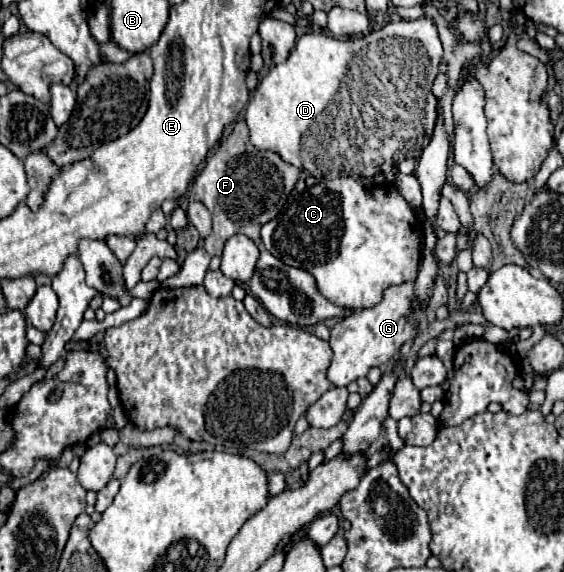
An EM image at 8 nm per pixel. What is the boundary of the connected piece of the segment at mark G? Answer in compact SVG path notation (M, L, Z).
M413 282L407 284L393 284L391 288L387 288L383 292L383 300L379 304L375 304L373 308L365 308L365 310L355 310L349 316L341 318L333 328L331 328L331 338L329 344L333 348L333 360L327 372L327 378L335 384L335 386L347 386L349 382L367 376L367 372L373 366L381 366L383 362L393 360L395 356L399 356L401 348L405 344L411 344L415 340L415 336L419 334L419 330L427 324L427 302L421 302L417 308L413 306L415 302L415 292L413 292Z

